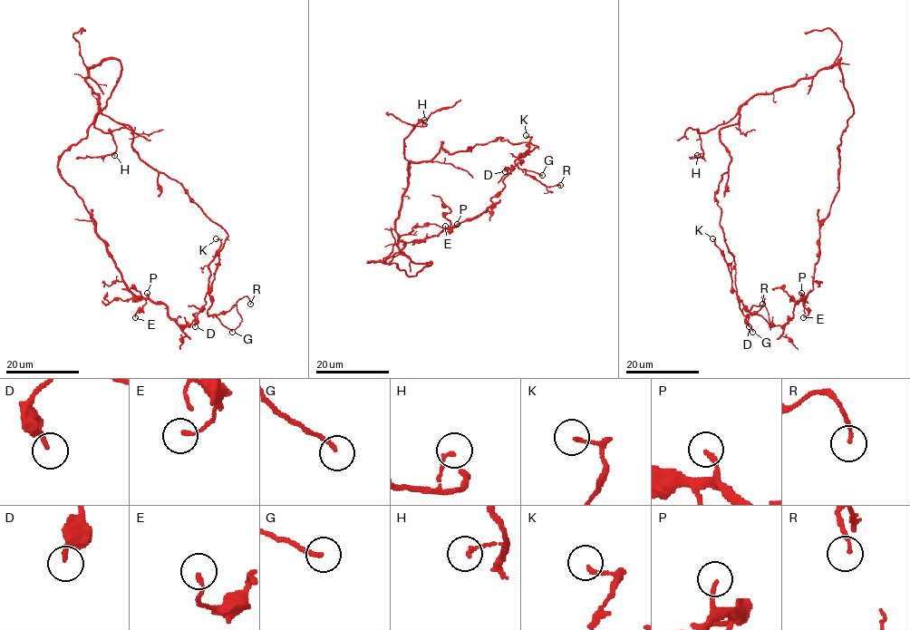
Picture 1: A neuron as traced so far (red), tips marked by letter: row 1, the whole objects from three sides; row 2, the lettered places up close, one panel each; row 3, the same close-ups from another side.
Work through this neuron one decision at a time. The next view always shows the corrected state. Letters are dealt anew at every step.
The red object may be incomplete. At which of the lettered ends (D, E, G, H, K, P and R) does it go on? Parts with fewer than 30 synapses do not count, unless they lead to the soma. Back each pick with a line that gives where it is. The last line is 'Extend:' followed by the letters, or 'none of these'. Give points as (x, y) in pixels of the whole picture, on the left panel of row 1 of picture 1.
Extend: none of these

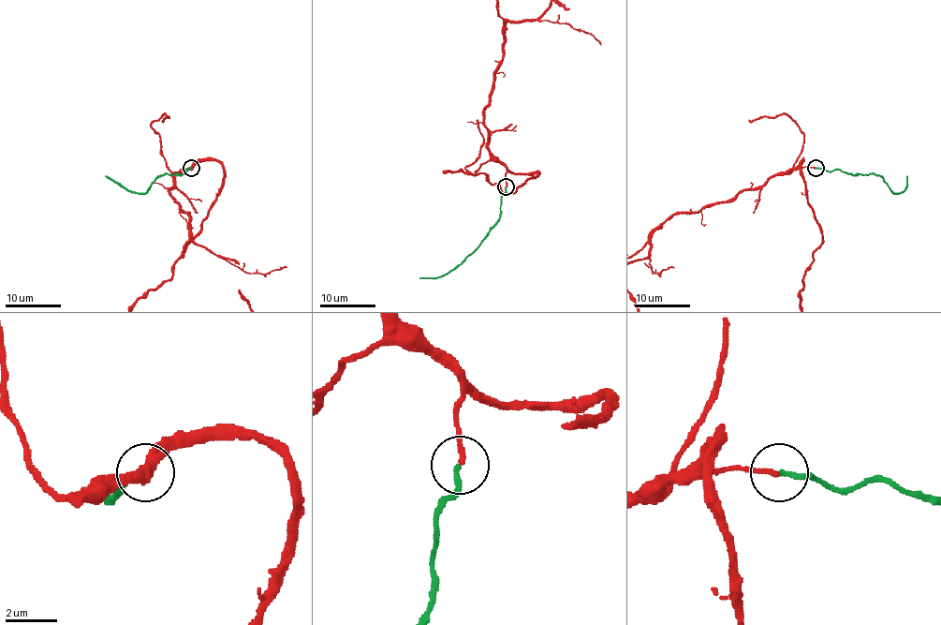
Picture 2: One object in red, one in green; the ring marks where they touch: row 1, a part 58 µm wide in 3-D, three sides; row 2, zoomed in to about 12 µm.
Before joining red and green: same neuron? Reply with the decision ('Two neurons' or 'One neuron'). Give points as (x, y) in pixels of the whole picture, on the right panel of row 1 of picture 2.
One neuron

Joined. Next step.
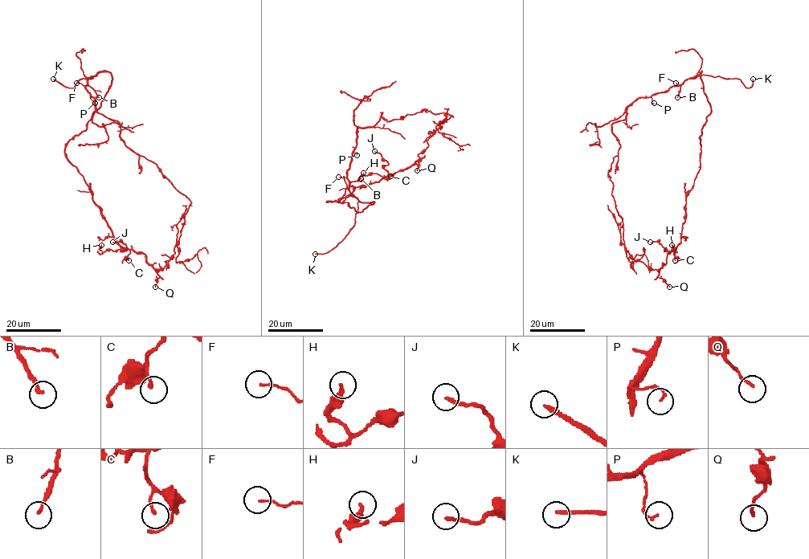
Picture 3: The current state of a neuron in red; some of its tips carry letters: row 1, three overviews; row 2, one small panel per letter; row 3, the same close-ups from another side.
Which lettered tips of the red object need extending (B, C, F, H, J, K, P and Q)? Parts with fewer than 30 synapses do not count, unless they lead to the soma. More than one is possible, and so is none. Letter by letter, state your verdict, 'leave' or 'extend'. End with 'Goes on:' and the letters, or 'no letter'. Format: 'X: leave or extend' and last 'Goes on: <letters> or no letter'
B: extend
C: leave
F: leave
H: leave
J: leave
K: extend
P: leave
Q: leave
Goes on: B, K

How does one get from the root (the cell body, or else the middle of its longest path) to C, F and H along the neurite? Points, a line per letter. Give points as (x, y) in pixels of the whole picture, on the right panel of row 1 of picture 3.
C: (616, 139), (620, 146), (608, 175), (623, 220), (624, 248), (651, 269), (659, 269), (672, 249), (675, 260)
F: (616, 139), (612, 124), (626, 118), (627, 108), (631, 104), (638, 98), (666, 92), (676, 85), (676, 83)
H: (616, 139), (620, 146), (608, 175), (625, 249), (659, 269), (674, 252), (672, 245)

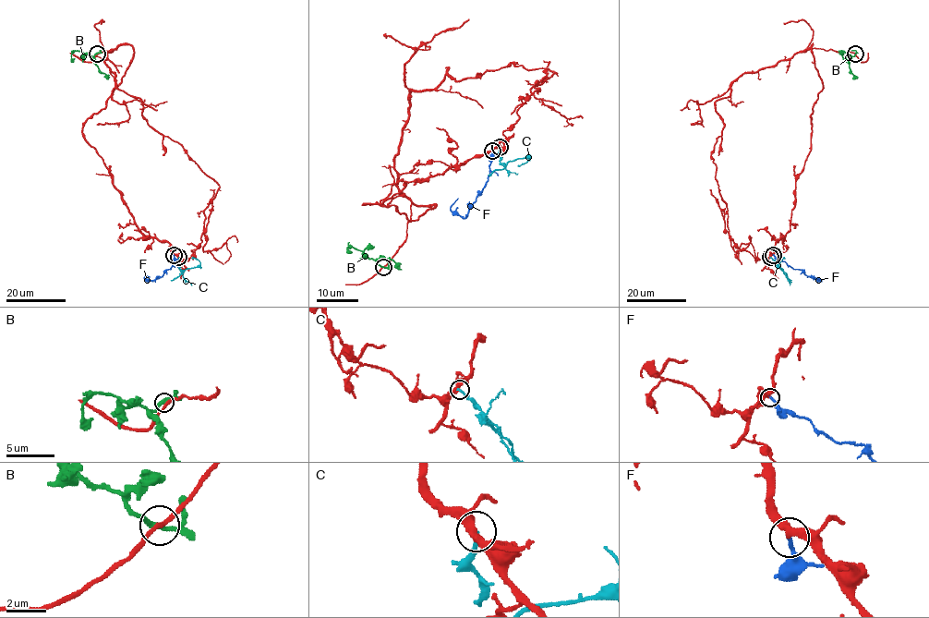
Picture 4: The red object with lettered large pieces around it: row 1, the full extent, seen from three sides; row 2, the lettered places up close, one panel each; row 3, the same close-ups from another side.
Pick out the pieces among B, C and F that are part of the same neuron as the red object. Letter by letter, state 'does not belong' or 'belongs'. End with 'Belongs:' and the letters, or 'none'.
B: does not belong
C: does not belong
F: belongs
Belongs: F

